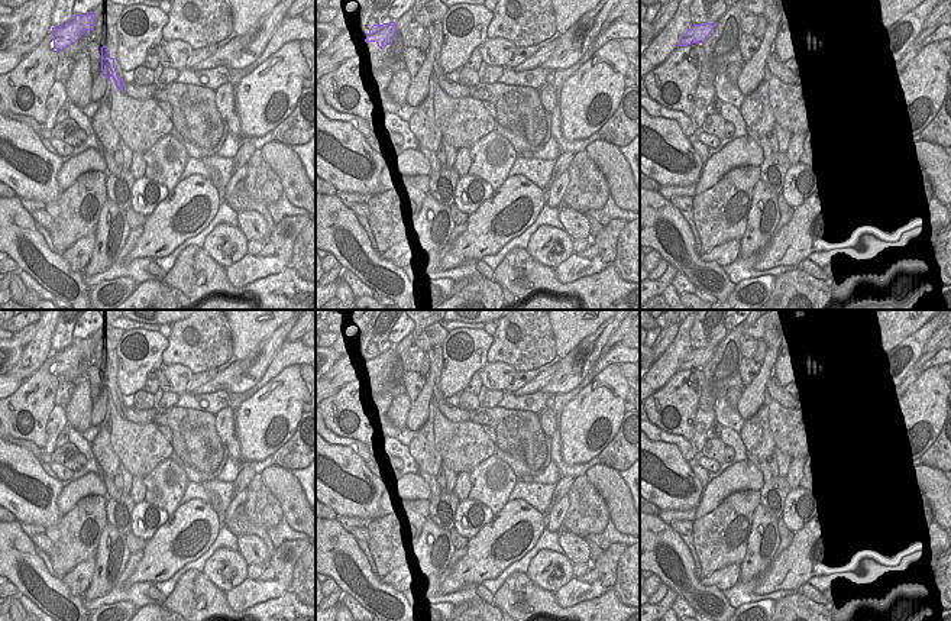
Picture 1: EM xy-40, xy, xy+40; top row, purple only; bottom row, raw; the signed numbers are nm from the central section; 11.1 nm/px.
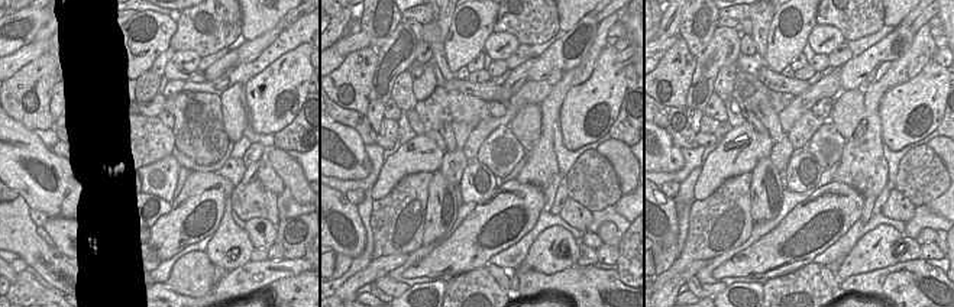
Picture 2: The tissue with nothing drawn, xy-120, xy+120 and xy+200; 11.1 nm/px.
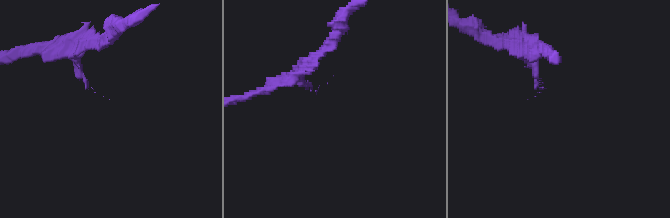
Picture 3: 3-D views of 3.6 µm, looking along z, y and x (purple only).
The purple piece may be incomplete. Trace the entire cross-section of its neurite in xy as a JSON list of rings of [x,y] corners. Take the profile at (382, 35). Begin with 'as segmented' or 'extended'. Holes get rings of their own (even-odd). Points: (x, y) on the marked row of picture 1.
as segmented; [[[395,22],[373,25],[369,33],[366,35],[365,42],[376,42],[378,46],[382,49],[384,46],[391,43],[392,38],[395,36],[395,32]]]

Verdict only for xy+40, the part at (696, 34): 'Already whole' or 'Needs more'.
Already whole

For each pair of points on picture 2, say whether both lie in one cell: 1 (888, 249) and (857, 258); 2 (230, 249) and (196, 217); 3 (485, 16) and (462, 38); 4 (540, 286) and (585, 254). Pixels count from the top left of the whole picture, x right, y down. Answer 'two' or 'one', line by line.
1: one
2: two
3: one
4: two

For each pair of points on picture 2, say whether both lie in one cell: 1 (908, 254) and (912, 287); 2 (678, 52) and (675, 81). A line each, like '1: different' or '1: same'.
1: different
2: same

